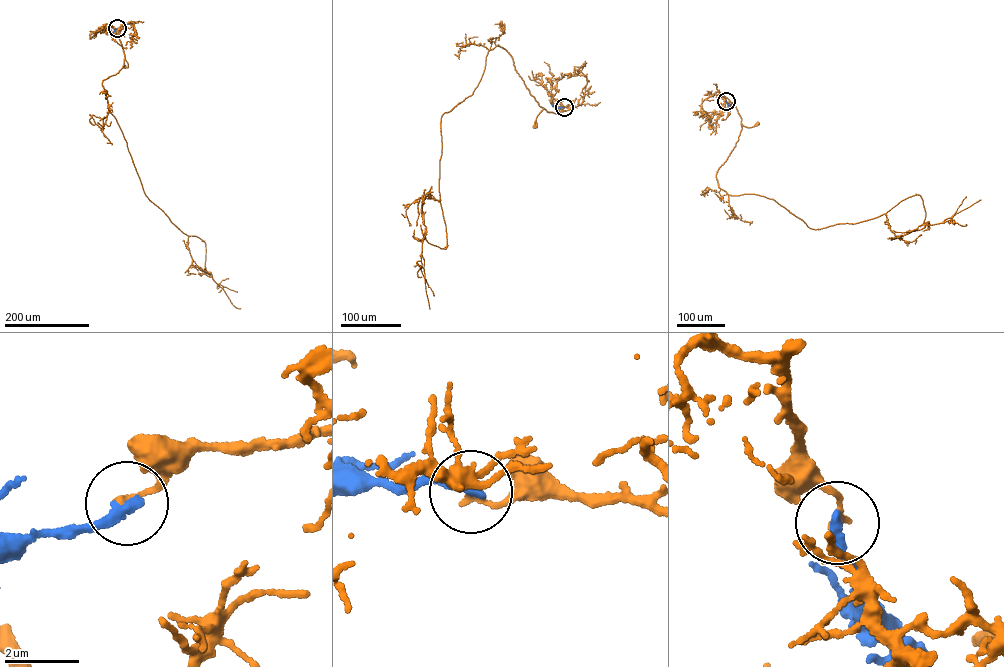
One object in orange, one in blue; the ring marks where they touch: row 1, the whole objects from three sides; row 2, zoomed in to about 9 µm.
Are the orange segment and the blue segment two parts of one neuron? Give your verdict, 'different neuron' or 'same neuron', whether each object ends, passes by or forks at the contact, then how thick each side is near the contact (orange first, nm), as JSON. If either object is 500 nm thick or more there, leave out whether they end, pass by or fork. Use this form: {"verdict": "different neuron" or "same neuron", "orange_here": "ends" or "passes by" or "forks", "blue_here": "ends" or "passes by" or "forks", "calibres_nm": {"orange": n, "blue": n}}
{"verdict": "different neuron", "orange_here": "ends", "blue_here": "ends", "calibres_nm": {"orange": 180, "blue": 320}}

